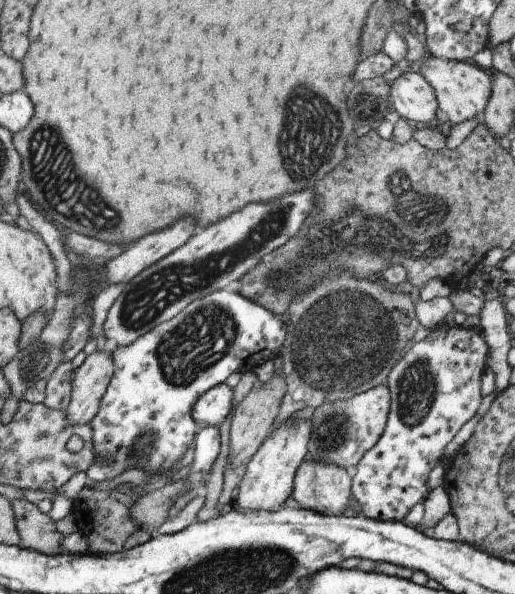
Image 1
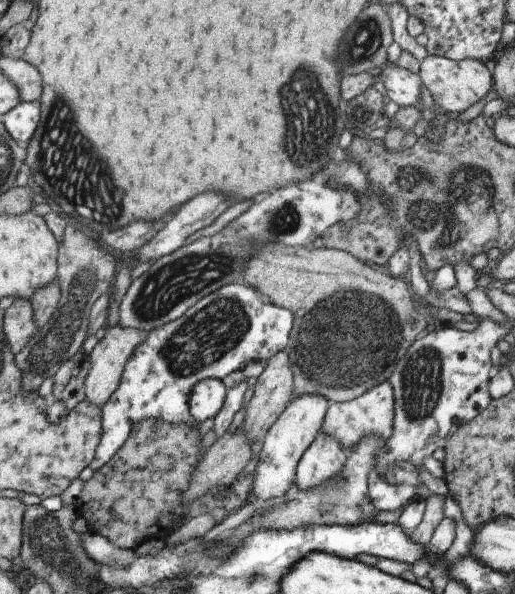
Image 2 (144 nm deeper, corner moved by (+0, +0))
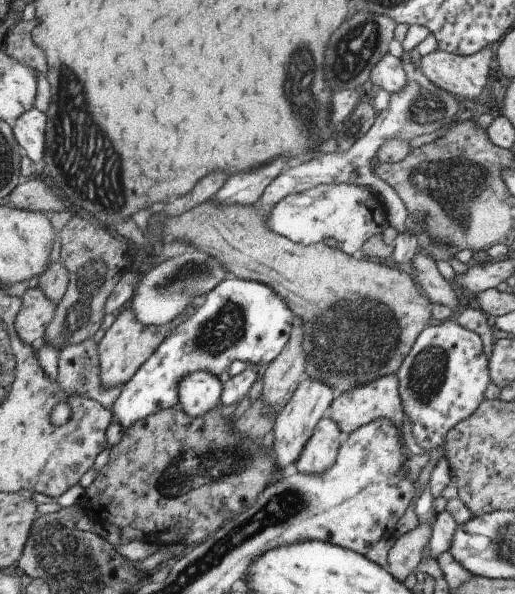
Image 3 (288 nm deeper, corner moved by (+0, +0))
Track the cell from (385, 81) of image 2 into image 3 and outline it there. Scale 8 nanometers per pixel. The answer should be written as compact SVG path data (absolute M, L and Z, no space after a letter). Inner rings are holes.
M389 52L377 62L373 72L369 74L369 88L371 90L383 88L389 94L397 94L405 88L405 84L407 84L407 74L405 74L403 62Z

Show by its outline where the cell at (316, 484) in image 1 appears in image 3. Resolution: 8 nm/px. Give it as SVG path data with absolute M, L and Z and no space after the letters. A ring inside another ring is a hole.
M325 416L317 426L313 438L305 446L301 460L295 464L297 470L303 474L329 472L337 464L343 442L345 442L345 436L339 422L333 420L331 416Z

